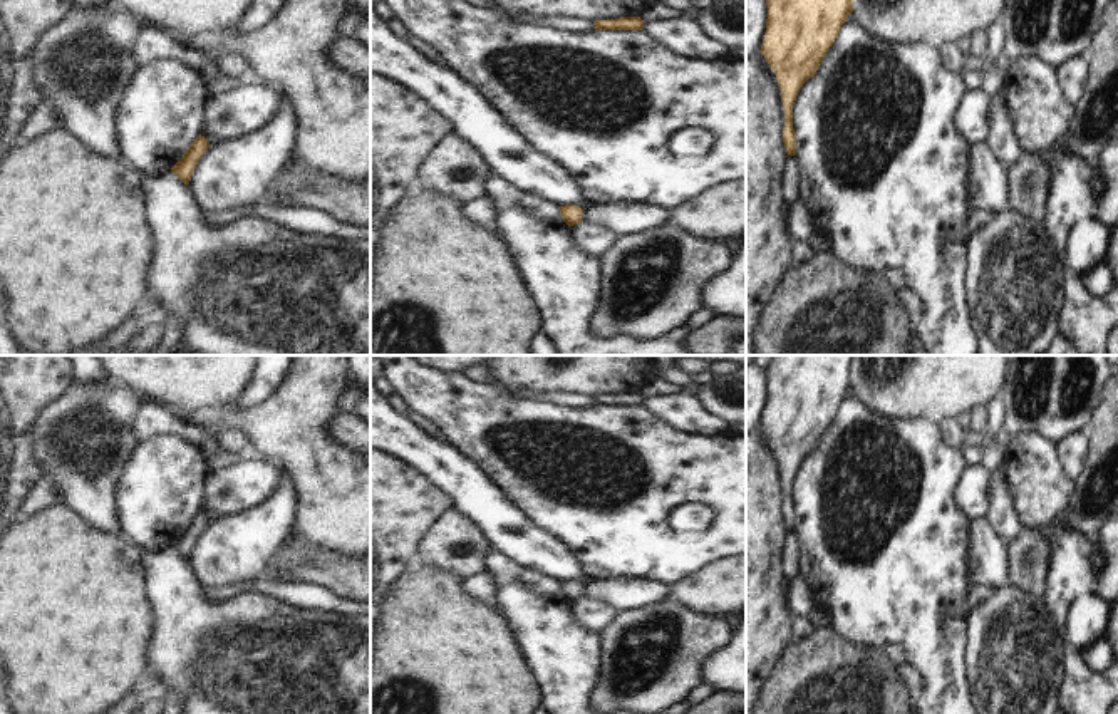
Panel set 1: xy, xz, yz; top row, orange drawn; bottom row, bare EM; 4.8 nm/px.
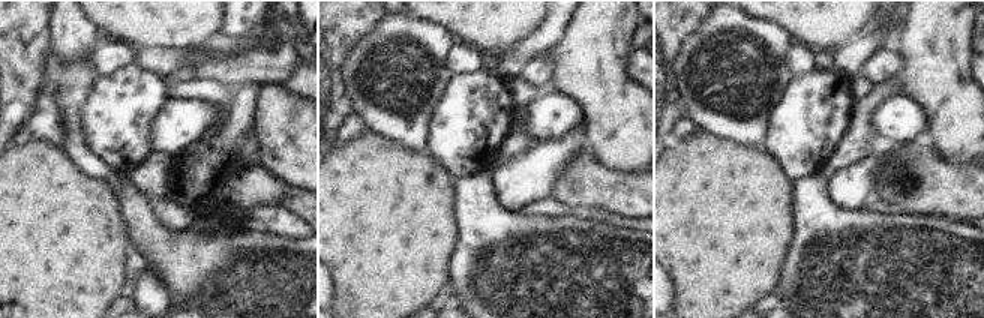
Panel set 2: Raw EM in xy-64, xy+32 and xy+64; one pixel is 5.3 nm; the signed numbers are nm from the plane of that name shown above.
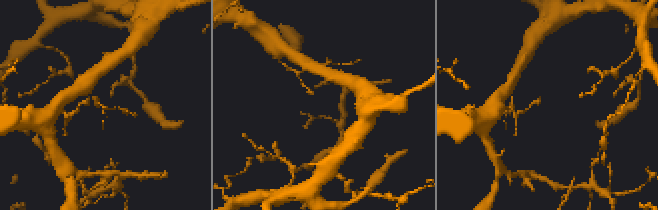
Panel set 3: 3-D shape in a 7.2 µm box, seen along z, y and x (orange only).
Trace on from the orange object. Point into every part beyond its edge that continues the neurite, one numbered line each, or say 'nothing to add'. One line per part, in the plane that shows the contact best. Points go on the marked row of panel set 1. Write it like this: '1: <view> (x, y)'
nothing to add

